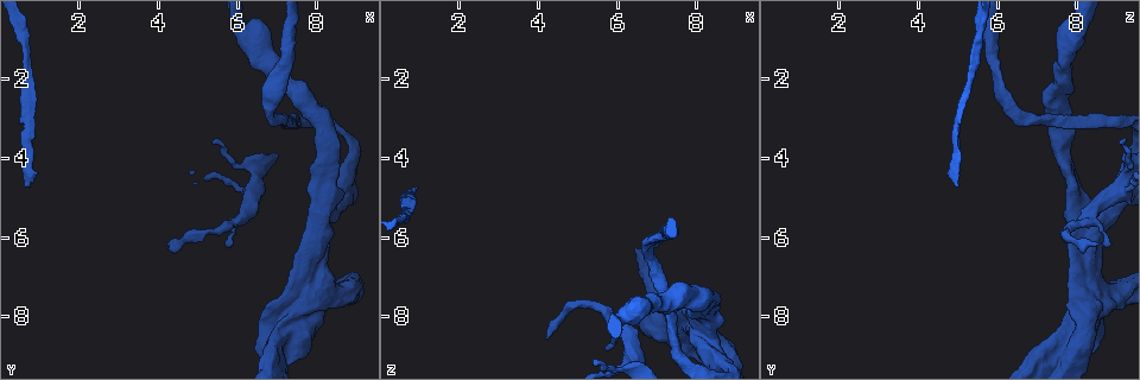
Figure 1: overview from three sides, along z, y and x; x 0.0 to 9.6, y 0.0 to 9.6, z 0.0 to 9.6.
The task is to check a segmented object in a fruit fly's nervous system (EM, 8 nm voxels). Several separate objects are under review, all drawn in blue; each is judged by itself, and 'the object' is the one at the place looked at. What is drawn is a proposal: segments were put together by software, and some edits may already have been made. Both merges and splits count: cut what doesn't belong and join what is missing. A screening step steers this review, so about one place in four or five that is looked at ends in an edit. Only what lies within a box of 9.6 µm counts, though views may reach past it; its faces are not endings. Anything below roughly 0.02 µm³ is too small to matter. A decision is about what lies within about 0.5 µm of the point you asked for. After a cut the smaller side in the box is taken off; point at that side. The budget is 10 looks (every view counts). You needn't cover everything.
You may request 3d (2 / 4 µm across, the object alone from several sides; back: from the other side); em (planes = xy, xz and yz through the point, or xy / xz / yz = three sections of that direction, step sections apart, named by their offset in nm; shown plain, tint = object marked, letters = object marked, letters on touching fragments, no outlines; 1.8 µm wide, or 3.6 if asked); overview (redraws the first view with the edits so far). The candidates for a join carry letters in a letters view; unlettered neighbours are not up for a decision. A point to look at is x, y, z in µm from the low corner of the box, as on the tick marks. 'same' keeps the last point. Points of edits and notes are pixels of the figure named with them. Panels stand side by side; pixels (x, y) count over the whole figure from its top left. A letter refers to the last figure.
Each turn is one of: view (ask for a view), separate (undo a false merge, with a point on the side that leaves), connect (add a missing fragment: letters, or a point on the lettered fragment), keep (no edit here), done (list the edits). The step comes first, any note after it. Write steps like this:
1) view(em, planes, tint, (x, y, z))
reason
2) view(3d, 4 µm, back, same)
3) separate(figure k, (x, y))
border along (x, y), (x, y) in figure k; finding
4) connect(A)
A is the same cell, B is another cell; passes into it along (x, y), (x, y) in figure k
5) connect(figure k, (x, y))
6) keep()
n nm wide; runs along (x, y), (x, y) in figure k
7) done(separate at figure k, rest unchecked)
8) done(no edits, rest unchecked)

view(em, 3.6 µm, yz, step 8, tint, (7.80, 7.10, 8.20))
thick turns thin

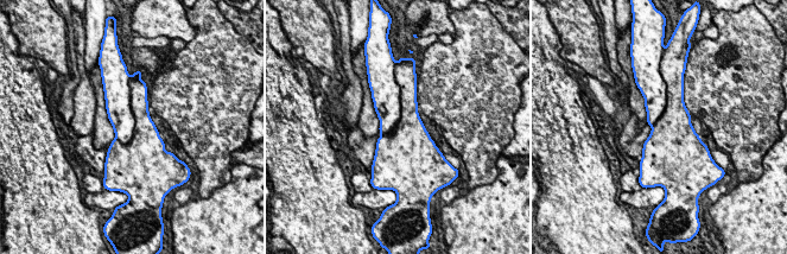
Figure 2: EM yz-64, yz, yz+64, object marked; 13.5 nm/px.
view(em, 3.6 µm, xz, step 16, letters, same)
another direction

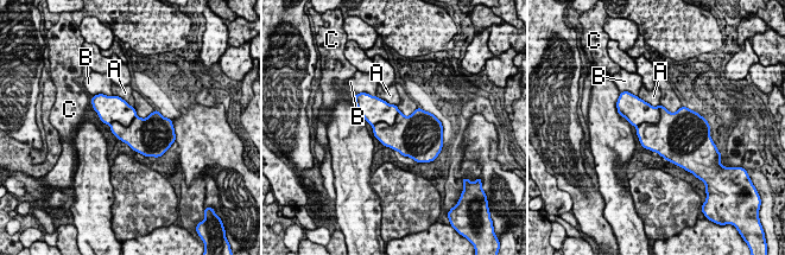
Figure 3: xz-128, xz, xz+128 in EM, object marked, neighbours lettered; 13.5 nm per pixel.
separate(figure 3, (639, 112))
440 nm wide; A, B and C are other cells; two cells meet here

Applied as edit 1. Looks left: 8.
view(em, planes, letters, (4.25, 6.15, 8.55))

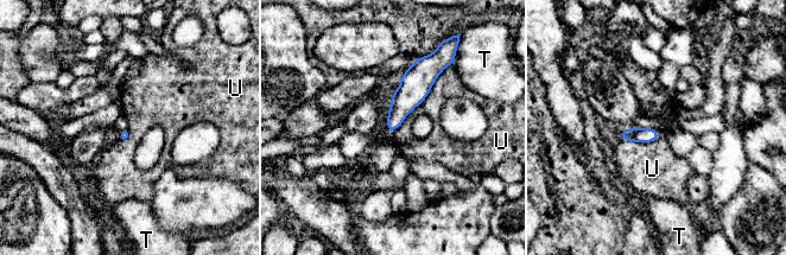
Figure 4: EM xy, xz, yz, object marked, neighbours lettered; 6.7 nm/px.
keep()
T and U are other cells; border along (445, 68), (429, 94), (392, 133) in figure 4; none of them fits

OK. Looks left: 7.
view(em, xz, step 16, tint, (0.60, 4.70, 4.95))
branch stops here

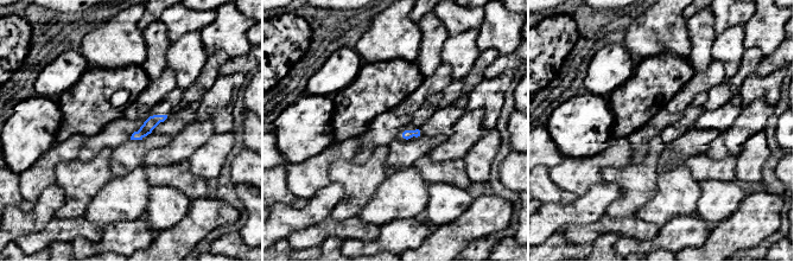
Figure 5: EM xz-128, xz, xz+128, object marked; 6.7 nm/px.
view(em, planes, letters, same)
cut it another way

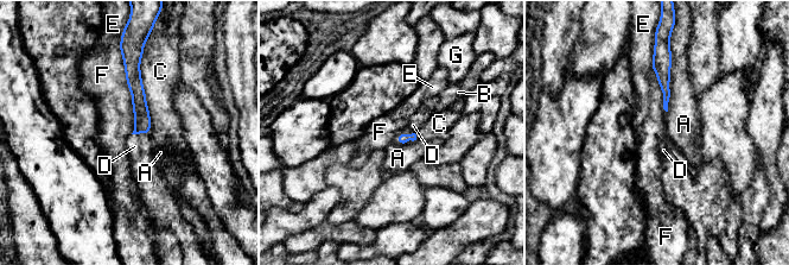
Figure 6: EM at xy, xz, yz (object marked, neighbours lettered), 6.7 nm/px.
connect(D)
F touches over 550 nm; D is the same cell, A, B, C, E, F and G are other cells; passes into it along (402, 138), (408, 134), (427, 108) in figure 6; the cell continues

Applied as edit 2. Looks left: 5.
view(3d, 2 µm, (6.35, 4.80, 9.10))
a fork

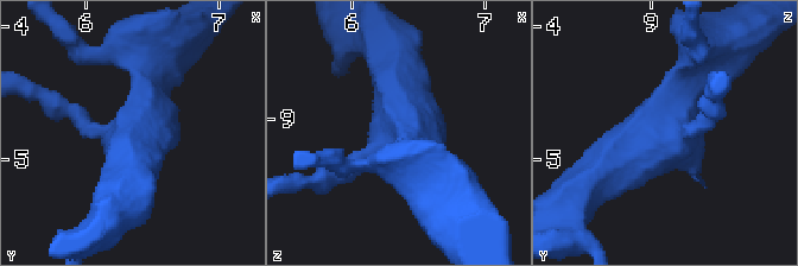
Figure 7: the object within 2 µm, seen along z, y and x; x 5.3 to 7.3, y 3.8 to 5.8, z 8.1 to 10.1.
view(em, xy, step 16, tint, (6.40, 4.84, 9.06))
3 arms

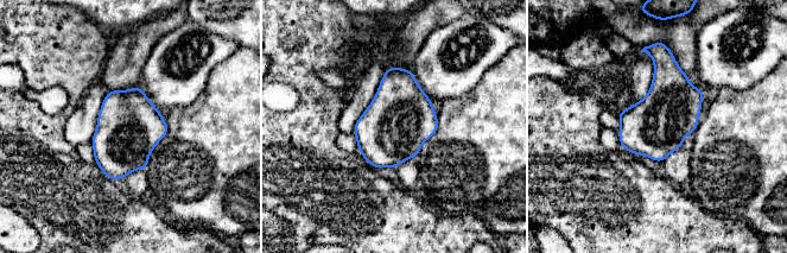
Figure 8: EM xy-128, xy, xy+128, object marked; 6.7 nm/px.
view(em, planes, letters, same)

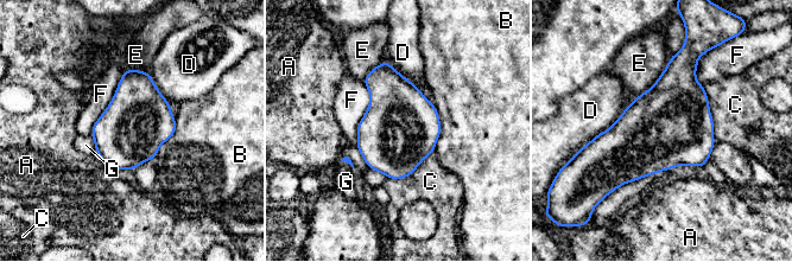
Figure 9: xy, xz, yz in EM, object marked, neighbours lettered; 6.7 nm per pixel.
keep()
460 nm wide; A, B, C, D, E, F and G are other cells; border along (125, 69), (90, 134) in figure 9; one cell here

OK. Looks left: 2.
done(separate at figure 3, connect at figure 6, rest unchecked)

